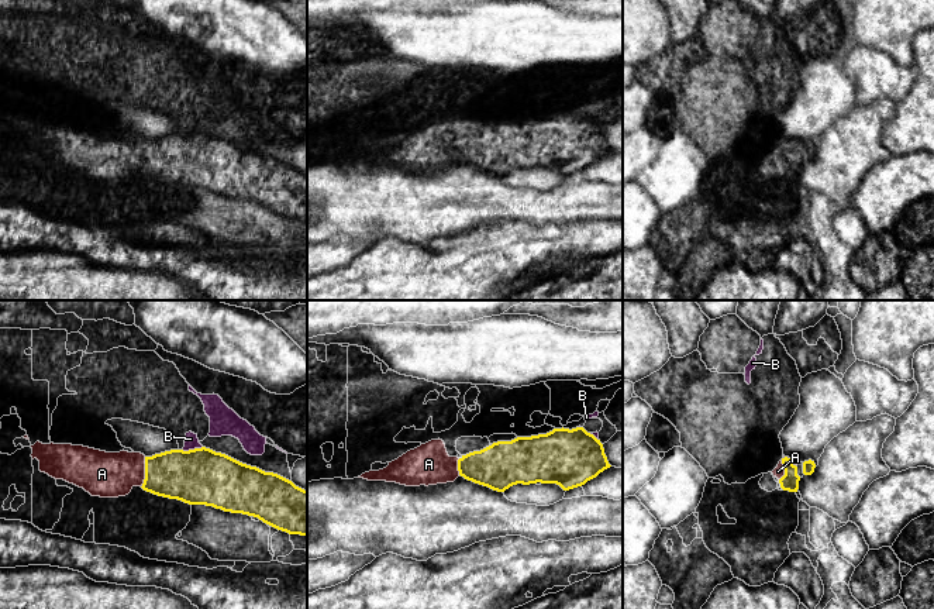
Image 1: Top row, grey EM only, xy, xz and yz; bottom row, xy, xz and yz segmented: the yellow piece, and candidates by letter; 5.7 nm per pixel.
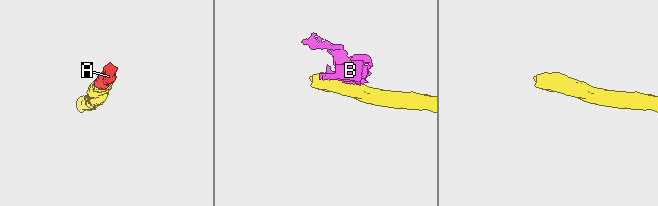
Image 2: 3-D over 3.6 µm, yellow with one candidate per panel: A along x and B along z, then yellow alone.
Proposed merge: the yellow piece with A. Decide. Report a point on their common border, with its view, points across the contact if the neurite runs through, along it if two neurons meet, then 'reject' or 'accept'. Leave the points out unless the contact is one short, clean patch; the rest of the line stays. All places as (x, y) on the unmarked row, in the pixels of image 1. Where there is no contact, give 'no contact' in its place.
contact yz (783, 151); accept

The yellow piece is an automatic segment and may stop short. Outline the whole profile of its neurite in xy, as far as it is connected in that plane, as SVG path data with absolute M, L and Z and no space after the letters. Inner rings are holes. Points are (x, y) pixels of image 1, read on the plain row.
M206 131L145 141L141 172L189 189L254 200L289 219L307 220L307 175Z

